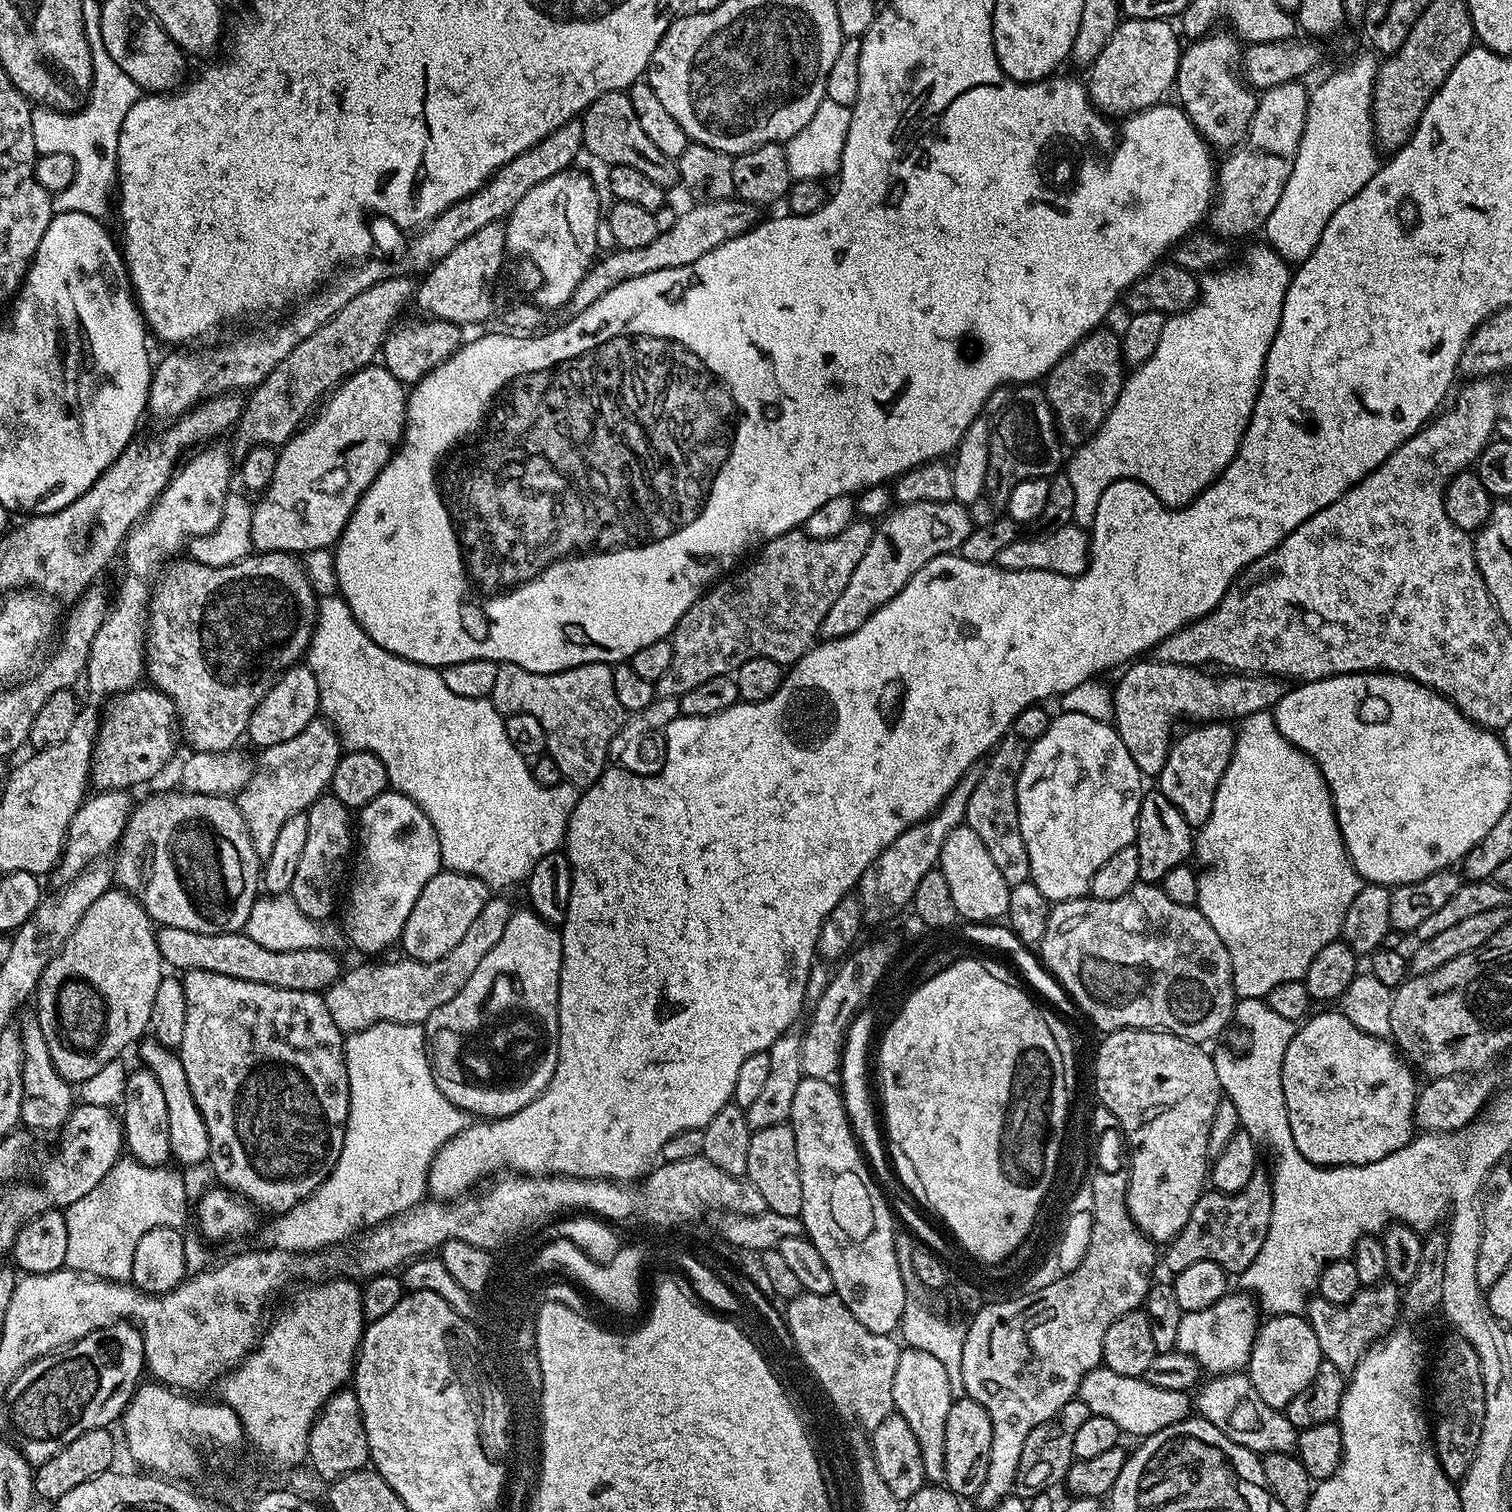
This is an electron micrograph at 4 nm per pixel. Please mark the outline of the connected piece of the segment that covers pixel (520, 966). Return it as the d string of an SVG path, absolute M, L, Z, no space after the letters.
M517 907L513 911L510 922L506 922L506 931L502 938L498 938L494 950L474 966L474 974L470 974L470 982L446 1002L446 1006L438 1006L434 1014L425 1020L422 1027L424 1039L428 1045L428 1055L432 1061L432 1073L434 1082L454 1106L458 1106L464 1112L476 1118L499 1118L501 1116L513 1116L518 1110L522 1110L530 1102L534 1102L546 1090L550 1078L554 1078L554 1070L558 1066L558 1054L560 1053L560 1019L558 1018L558 998L560 997L560 971L562 970L562 958L564 957L564 938L563 935L553 925L545 922L542 917L533 912L531 907Z

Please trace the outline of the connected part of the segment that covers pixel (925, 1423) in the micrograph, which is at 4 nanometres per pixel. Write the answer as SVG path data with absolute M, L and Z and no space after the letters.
M905 1347L898 1358L898 1370L894 1370L892 1406L899 1416L906 1418L910 1430L914 1430L924 1479L928 1482L943 1481L946 1474L946 1414L950 1414L953 1399L950 1378L942 1363L924 1350Z

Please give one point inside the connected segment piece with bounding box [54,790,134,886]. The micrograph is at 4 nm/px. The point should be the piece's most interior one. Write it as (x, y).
(97, 826)

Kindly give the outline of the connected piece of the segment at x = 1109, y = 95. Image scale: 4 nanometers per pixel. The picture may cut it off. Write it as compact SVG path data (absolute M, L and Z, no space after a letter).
M1124 18L1087 69L1088 99L1109 118L1133 116L1161 103L1173 91L1182 51L1181 37L1167 19Z

